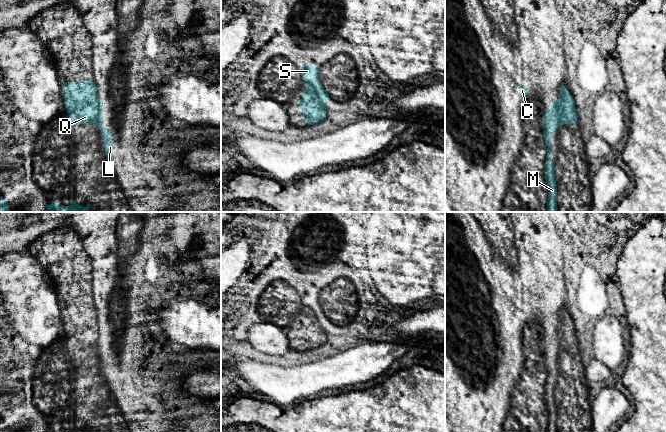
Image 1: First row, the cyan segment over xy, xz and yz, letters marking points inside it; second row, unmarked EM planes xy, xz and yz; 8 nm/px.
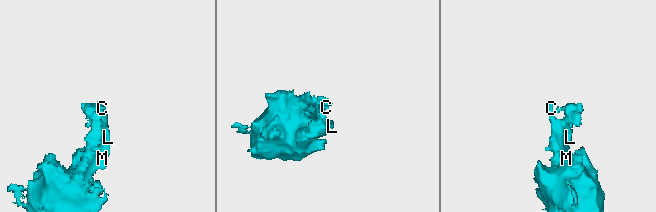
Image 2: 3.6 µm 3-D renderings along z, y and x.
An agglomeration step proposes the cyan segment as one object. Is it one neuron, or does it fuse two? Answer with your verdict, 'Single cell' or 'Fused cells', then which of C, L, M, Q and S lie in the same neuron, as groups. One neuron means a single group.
Fused cells. Groups: C L M S / Q

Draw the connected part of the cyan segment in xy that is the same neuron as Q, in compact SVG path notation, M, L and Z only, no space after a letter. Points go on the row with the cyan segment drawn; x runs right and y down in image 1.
M82 80L79 85L74 85L71 81L63 82L62 98L66 99L64 112L69 112L71 118L66 120L66 128L70 129L74 124L98 124L98 99L97 85L94 80Z

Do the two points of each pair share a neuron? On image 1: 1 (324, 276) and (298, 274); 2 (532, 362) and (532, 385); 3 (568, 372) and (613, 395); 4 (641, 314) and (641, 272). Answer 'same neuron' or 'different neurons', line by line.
1: same neuron
2: same neuron
3: different neurons
4: same neuron

